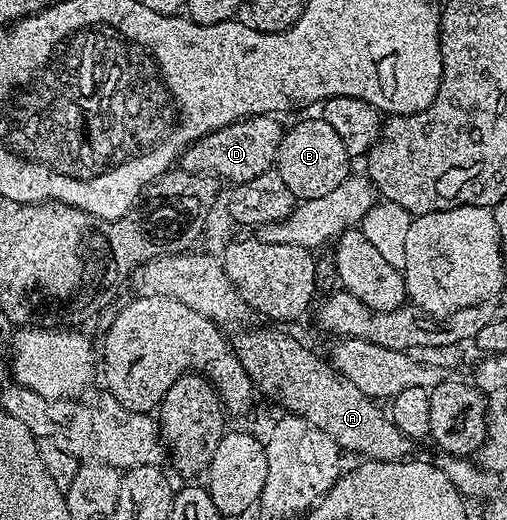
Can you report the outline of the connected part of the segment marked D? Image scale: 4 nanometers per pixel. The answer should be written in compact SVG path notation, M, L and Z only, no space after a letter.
M274 114L252 115L230 123L228 127L210 132L205 139L208 144L211 143L211 147L203 147L205 145L202 142L188 146L181 159L182 166L194 173L203 164L207 170L214 169L220 180L228 179L231 185L261 177L276 166L279 146L285 132L284 125L282 126L275 119L278 118Z

